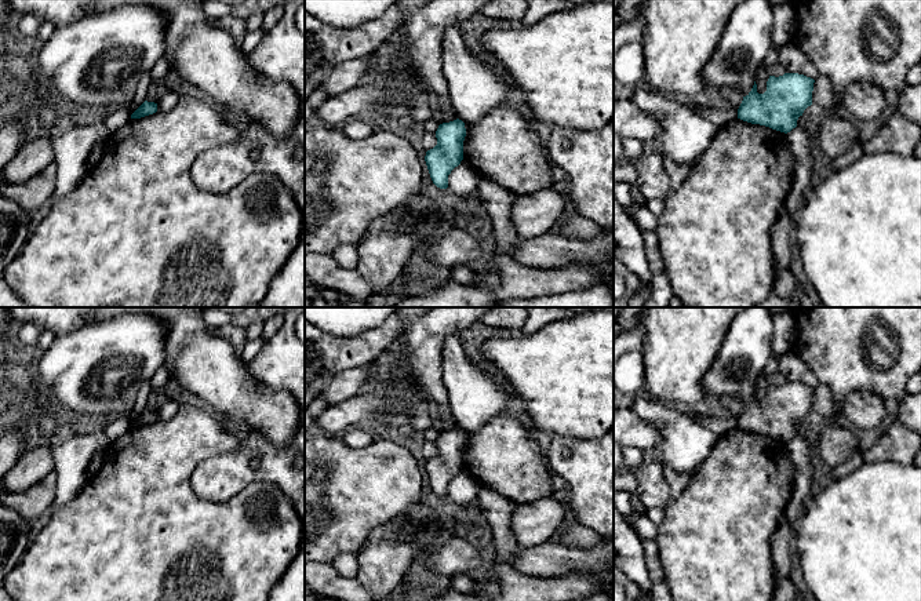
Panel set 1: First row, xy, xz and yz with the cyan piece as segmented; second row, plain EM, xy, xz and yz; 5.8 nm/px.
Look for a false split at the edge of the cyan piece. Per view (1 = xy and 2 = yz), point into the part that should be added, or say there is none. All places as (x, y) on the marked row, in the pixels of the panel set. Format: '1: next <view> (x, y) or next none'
1: next none
2: next none

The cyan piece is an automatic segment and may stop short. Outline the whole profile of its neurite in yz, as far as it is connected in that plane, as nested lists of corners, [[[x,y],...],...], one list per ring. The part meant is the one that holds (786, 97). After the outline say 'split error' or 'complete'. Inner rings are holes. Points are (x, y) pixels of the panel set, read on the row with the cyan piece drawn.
[[[798,73],[769,76],[767,91],[758,94],[754,81],[751,91],[743,96],[738,119],[787,134],[812,105],[813,83],[813,79]]]; complete

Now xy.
[[[145,101],[132,114],[131,119],[141,119],[157,112],[157,103]]]; complete

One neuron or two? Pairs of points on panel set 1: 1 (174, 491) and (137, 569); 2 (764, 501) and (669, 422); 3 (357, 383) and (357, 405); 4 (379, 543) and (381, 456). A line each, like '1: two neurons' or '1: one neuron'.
1: one neuron
2: two neurons
3: two neurons
4: two neurons

